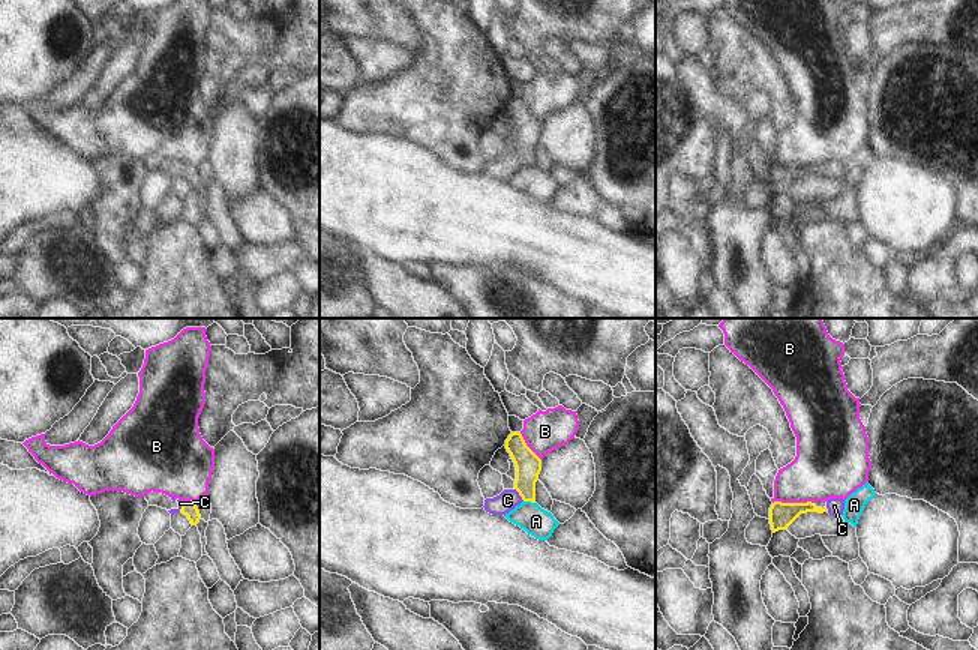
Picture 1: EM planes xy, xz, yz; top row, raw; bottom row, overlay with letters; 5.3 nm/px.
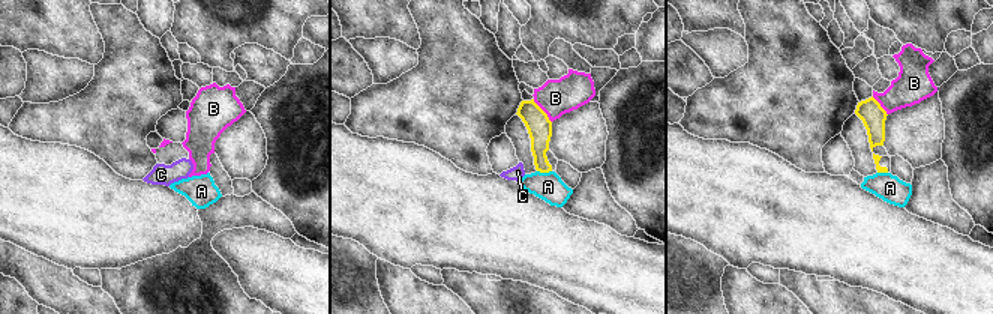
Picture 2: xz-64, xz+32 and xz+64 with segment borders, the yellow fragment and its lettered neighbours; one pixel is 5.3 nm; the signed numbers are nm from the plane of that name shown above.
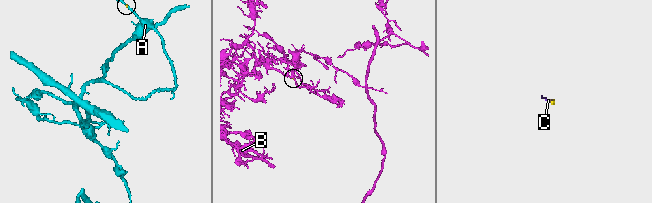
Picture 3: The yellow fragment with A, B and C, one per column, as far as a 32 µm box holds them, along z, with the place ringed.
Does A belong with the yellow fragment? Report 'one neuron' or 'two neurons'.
two neurons

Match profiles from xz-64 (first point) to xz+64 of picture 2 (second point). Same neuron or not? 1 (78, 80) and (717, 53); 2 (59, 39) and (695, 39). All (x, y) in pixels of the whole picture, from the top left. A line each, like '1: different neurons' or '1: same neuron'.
1: same neuron
2: different neurons

